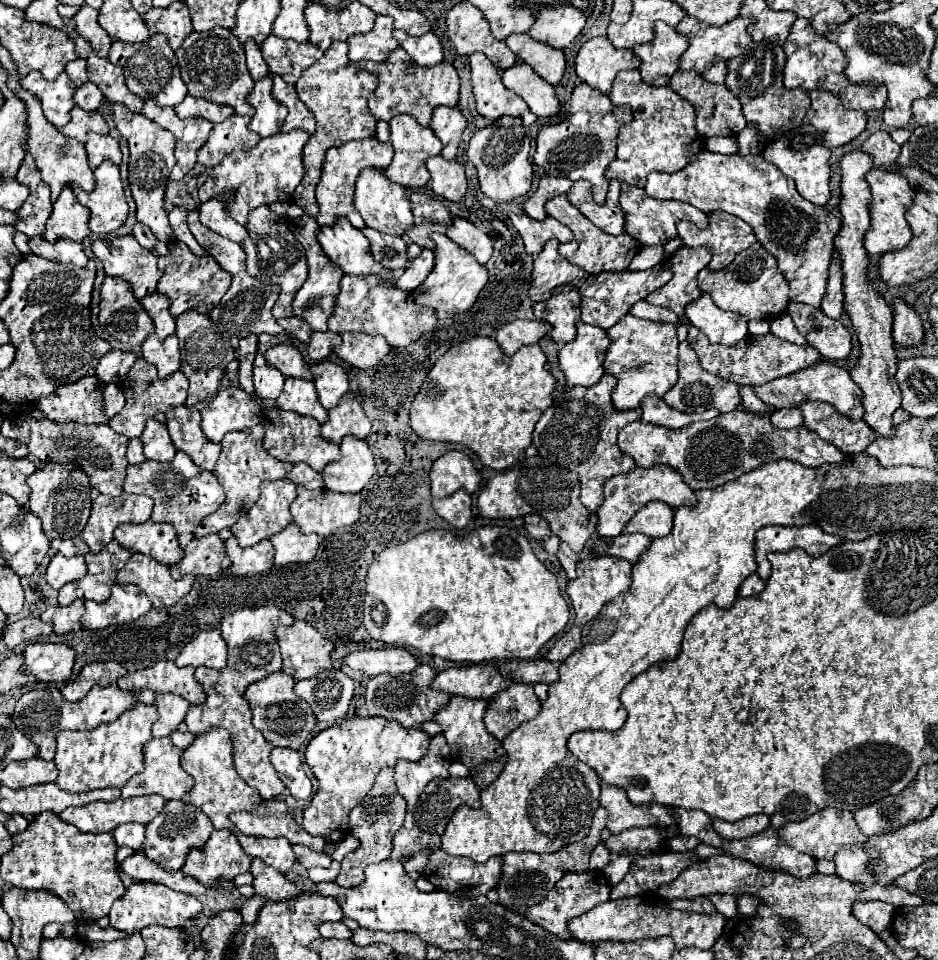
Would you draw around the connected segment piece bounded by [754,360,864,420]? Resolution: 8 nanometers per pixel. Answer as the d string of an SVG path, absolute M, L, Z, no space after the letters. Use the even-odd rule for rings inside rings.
M820 362L816 366L808 366L806 370L798 370L794 374L776 378L768 384L762 386L754 386L756 396L760 400L764 400L766 404L774 406L774 408L792 408L792 406L800 406L800 402L828 402L832 404L840 414L852 418L852 420L860 420L864 416L864 392L860 390L860 386L850 378L850 372L836 366L834 362Z

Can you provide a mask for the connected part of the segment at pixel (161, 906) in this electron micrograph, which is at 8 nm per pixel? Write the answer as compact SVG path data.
M134 882L128 886L124 896L112 904L108 918L110 918L112 928L122 930L126 934L132 934L132 932L140 932L144 926L150 926L150 924L180 928L188 918L192 918L200 910L202 910L202 904L190 894L174 892L174 890L160 886L156 882Z

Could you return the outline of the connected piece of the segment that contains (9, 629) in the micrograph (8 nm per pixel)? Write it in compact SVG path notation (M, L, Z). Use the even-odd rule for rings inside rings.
M24 618L24 620L12 622L4 628L4 642L8 644L8 648L16 648L18 644L28 642L30 638L42 640L48 634L50 634L50 624L42 622L40 618Z

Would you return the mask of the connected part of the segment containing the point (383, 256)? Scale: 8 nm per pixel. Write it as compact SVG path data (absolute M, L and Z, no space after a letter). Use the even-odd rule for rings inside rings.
M362 228L360 232L370 240L374 260L382 264L386 270L402 270L406 266L406 244L400 236L388 236L374 228Z

